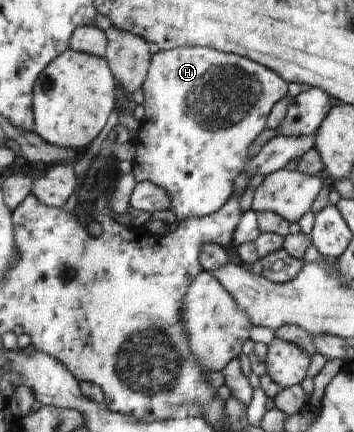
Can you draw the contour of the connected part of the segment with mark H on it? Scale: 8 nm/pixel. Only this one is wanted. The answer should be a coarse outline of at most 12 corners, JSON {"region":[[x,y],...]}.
{"region":[[201,45],[154,54],[133,174],[177,222],[231,198],[288,84]]}

